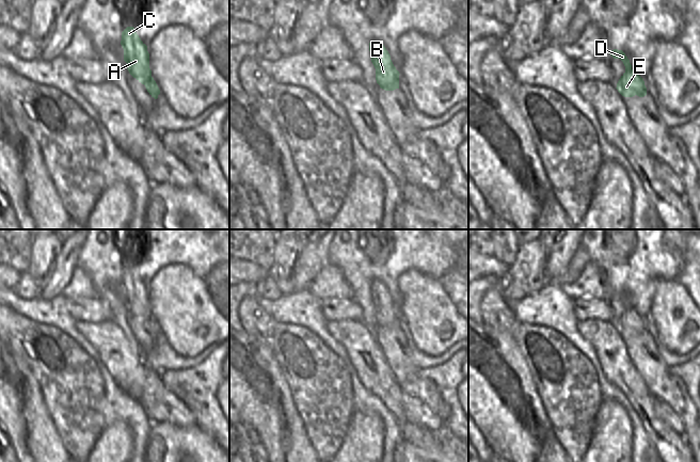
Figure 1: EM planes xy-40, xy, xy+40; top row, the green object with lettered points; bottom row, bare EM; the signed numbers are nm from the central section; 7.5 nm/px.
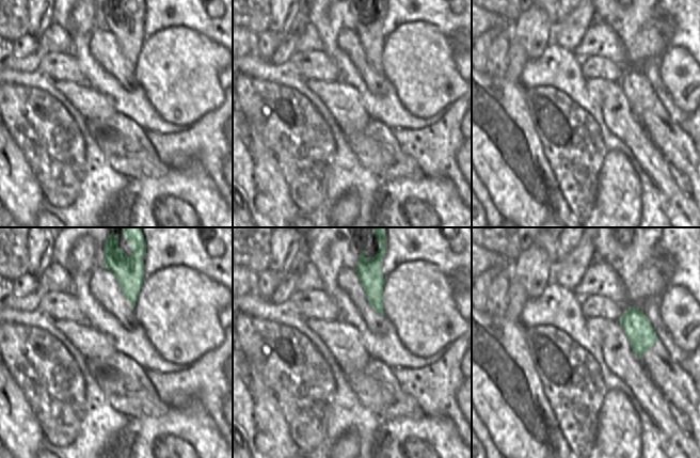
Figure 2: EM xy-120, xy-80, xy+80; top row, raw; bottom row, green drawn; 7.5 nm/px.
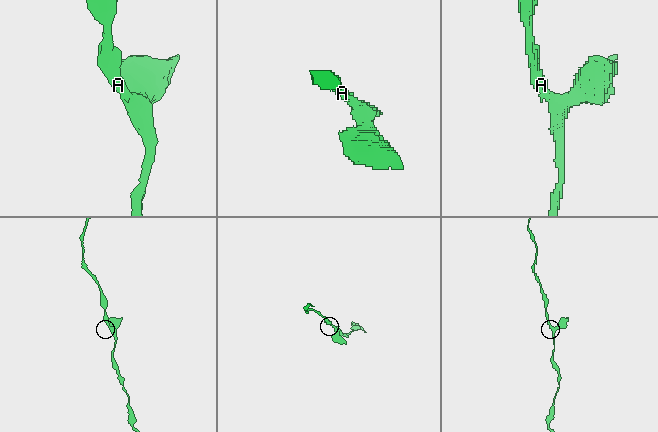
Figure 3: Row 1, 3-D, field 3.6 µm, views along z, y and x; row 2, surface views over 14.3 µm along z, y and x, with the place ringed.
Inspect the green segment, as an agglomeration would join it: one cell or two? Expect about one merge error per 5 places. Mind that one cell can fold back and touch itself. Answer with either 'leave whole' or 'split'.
leave whole

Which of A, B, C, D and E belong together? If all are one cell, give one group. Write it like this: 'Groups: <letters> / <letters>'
Groups: A B C D E

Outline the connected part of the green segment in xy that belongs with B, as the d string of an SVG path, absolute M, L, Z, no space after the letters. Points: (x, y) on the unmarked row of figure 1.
M379 281L369 282L371 301L376 307L376 319L381 328L394 330L399 328L399 310L394 305L391 294L384 284Z

